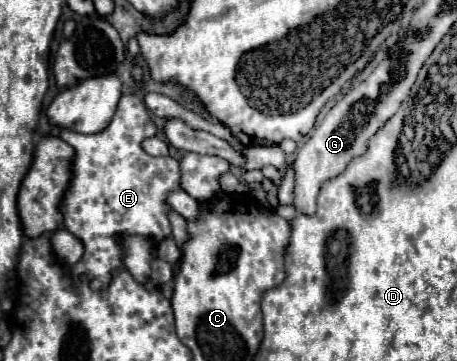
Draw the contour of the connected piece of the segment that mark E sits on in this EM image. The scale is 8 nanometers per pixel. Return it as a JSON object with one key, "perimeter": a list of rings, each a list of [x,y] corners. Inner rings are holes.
{"perimeter":[[[134,94],[120,98],[110,124],[102,132],[80,134],[68,128],[60,132],[60,138],[68,142],[76,152],[72,158],[72,178],[62,196],[60,212],[64,216],[64,228],[70,234],[74,234],[84,246],[82,258],[74,266],[68,266],[68,268],[76,276],[86,276],[92,290],[106,290],[108,284],[112,282],[114,272],[126,268],[124,266],[124,238],[146,236],[152,240],[154,246],[158,246],[164,238],[172,236],[172,226],[168,220],[172,206],[168,204],[168,194],[174,190],[180,190],[180,162],[172,156],[156,158],[142,150],[142,142],[156,134],[158,134],[158,128],[154,120],[150,118],[144,102]]]}

